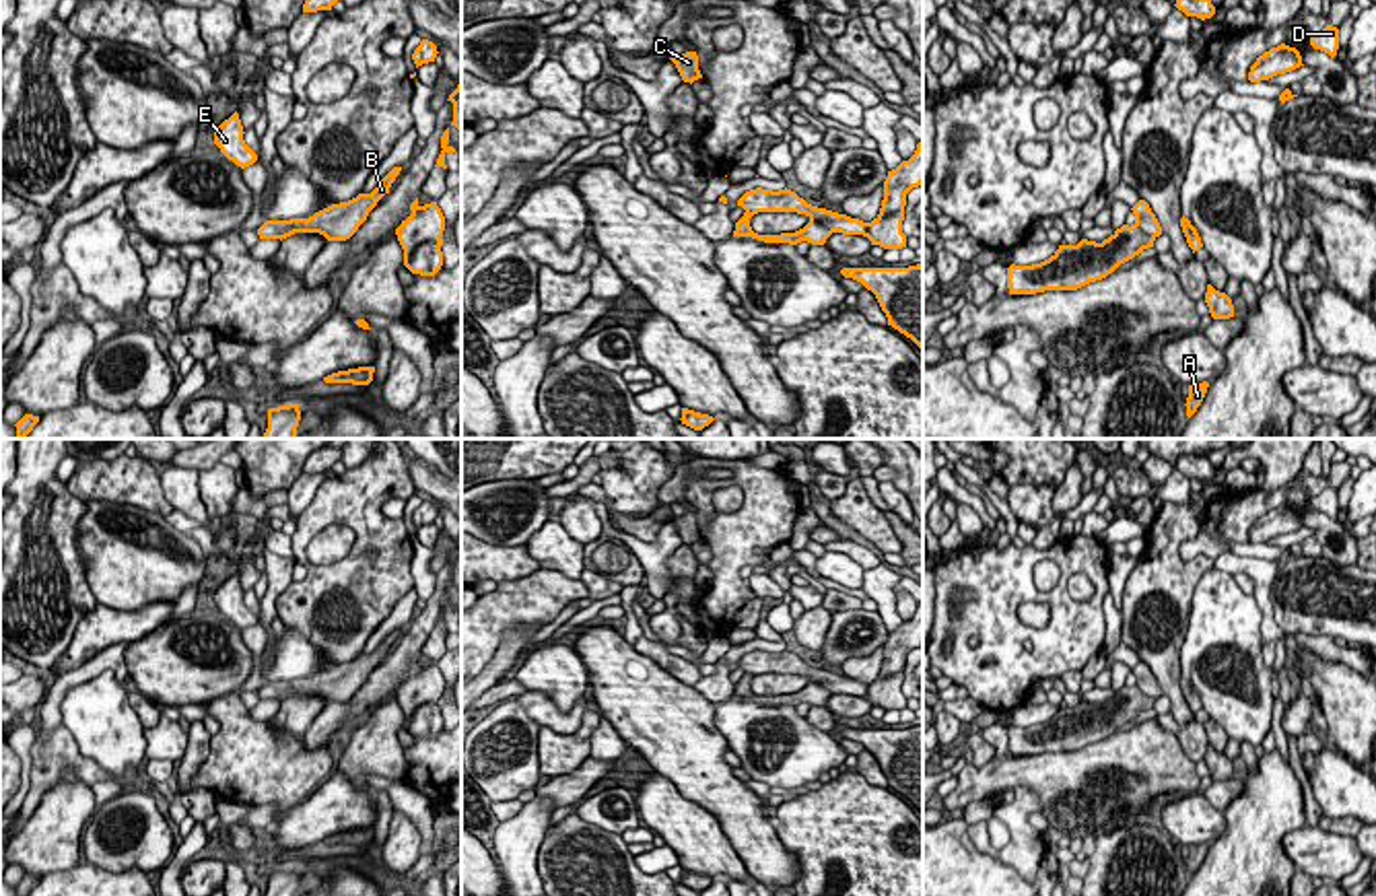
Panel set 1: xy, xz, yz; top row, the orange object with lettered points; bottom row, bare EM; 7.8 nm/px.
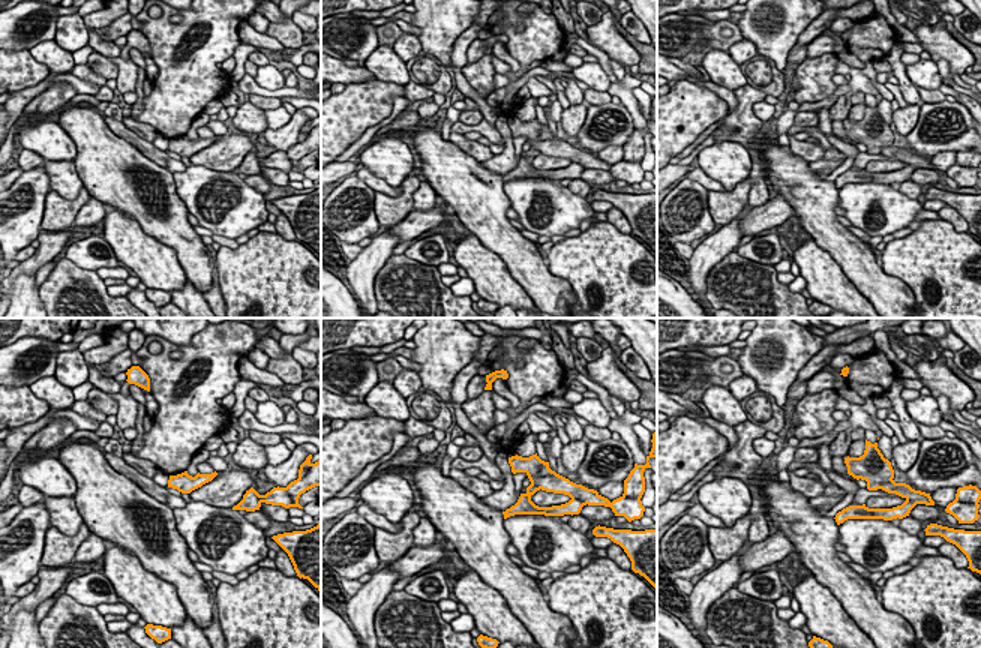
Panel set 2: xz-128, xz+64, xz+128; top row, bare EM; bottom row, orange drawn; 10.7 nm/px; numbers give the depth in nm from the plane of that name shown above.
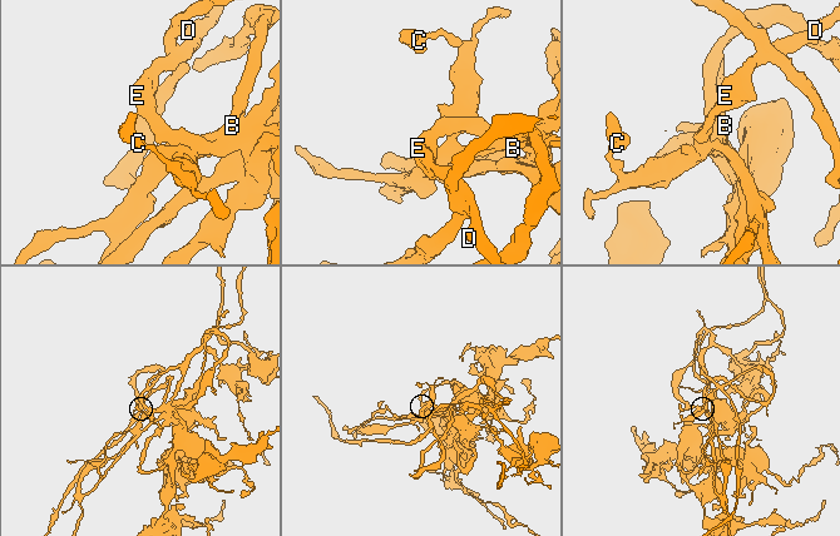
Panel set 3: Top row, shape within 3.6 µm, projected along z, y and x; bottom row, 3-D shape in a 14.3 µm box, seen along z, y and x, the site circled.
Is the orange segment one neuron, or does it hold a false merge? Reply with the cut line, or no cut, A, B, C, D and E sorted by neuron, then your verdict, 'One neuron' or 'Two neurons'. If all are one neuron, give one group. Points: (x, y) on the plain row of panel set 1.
No split. Groups: A B C D E. One neuron

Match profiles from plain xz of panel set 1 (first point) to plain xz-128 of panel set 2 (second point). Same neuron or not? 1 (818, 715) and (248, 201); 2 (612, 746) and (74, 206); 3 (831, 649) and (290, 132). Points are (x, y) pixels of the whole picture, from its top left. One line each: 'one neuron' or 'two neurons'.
1: two neurons
2: two neurons
3: two neurons

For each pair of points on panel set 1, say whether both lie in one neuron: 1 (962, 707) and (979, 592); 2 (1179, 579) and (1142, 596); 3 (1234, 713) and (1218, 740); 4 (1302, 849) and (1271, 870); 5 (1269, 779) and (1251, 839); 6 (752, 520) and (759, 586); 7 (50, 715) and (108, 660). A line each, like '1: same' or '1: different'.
1: different
2: same
3: different
4: different
5: same
6: different
7: same

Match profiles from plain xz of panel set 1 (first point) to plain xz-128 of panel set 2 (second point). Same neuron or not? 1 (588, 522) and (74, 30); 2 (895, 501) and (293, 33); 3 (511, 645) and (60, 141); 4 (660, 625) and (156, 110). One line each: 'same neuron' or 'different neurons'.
1: same neuron
2: different neurons
3: different neurons
4: different neurons

